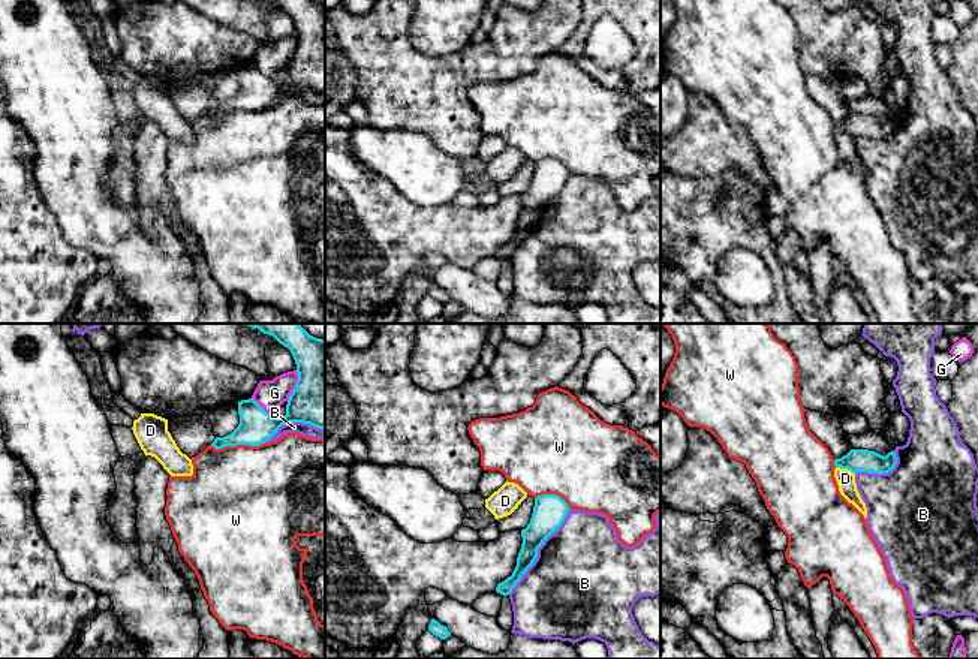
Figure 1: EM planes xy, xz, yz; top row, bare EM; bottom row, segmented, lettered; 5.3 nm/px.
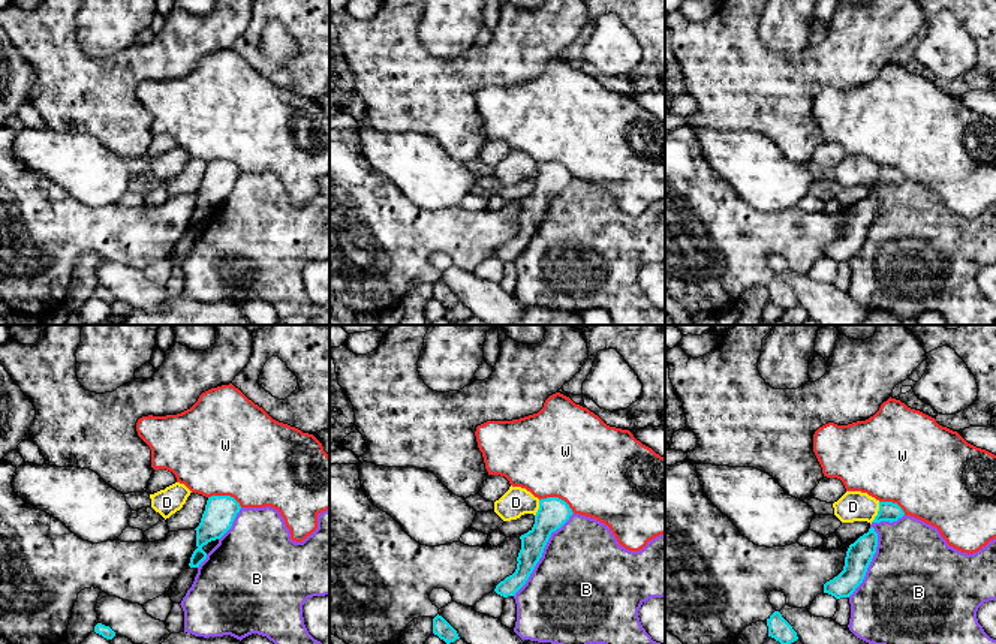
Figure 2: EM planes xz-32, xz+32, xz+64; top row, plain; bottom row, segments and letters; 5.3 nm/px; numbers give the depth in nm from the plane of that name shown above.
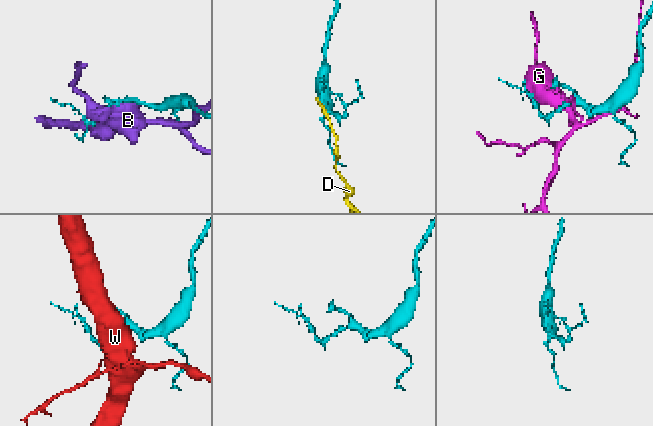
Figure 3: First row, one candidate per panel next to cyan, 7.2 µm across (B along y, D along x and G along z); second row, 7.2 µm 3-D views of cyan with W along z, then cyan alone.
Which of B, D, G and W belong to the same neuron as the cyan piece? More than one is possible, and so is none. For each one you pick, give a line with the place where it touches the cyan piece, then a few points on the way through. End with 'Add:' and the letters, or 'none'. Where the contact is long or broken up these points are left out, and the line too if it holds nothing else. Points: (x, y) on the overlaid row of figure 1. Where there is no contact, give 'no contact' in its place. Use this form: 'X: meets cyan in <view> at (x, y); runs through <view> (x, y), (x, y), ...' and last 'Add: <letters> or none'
Add: none

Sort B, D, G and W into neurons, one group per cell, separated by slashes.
B / D / G / W

